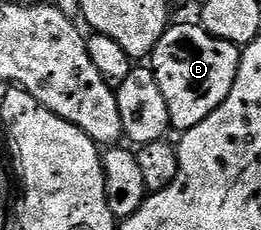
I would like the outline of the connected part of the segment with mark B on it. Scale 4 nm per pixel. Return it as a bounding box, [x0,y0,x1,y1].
[150,22,241,133]

